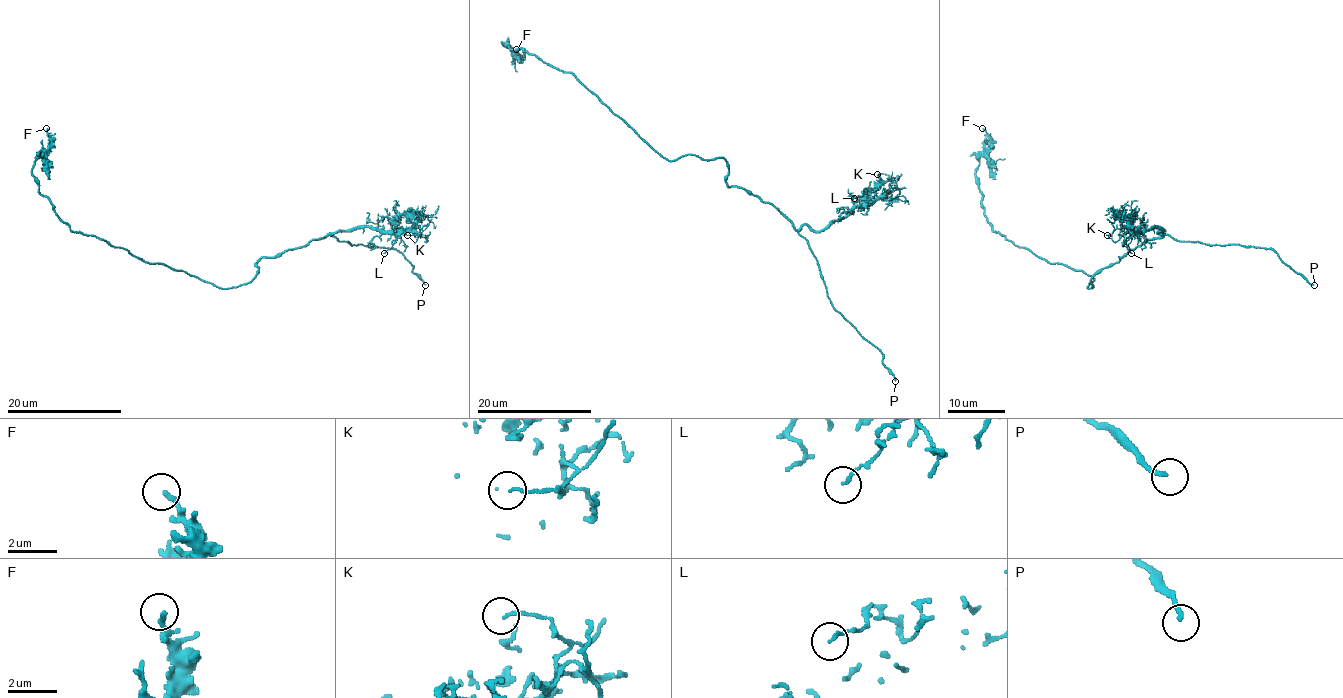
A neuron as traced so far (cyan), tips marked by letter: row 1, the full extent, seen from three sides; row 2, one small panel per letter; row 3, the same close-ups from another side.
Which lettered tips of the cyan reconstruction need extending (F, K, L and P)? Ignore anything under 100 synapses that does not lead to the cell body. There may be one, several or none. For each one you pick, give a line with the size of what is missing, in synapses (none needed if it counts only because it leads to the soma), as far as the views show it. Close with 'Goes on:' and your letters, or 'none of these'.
Goes on: P

